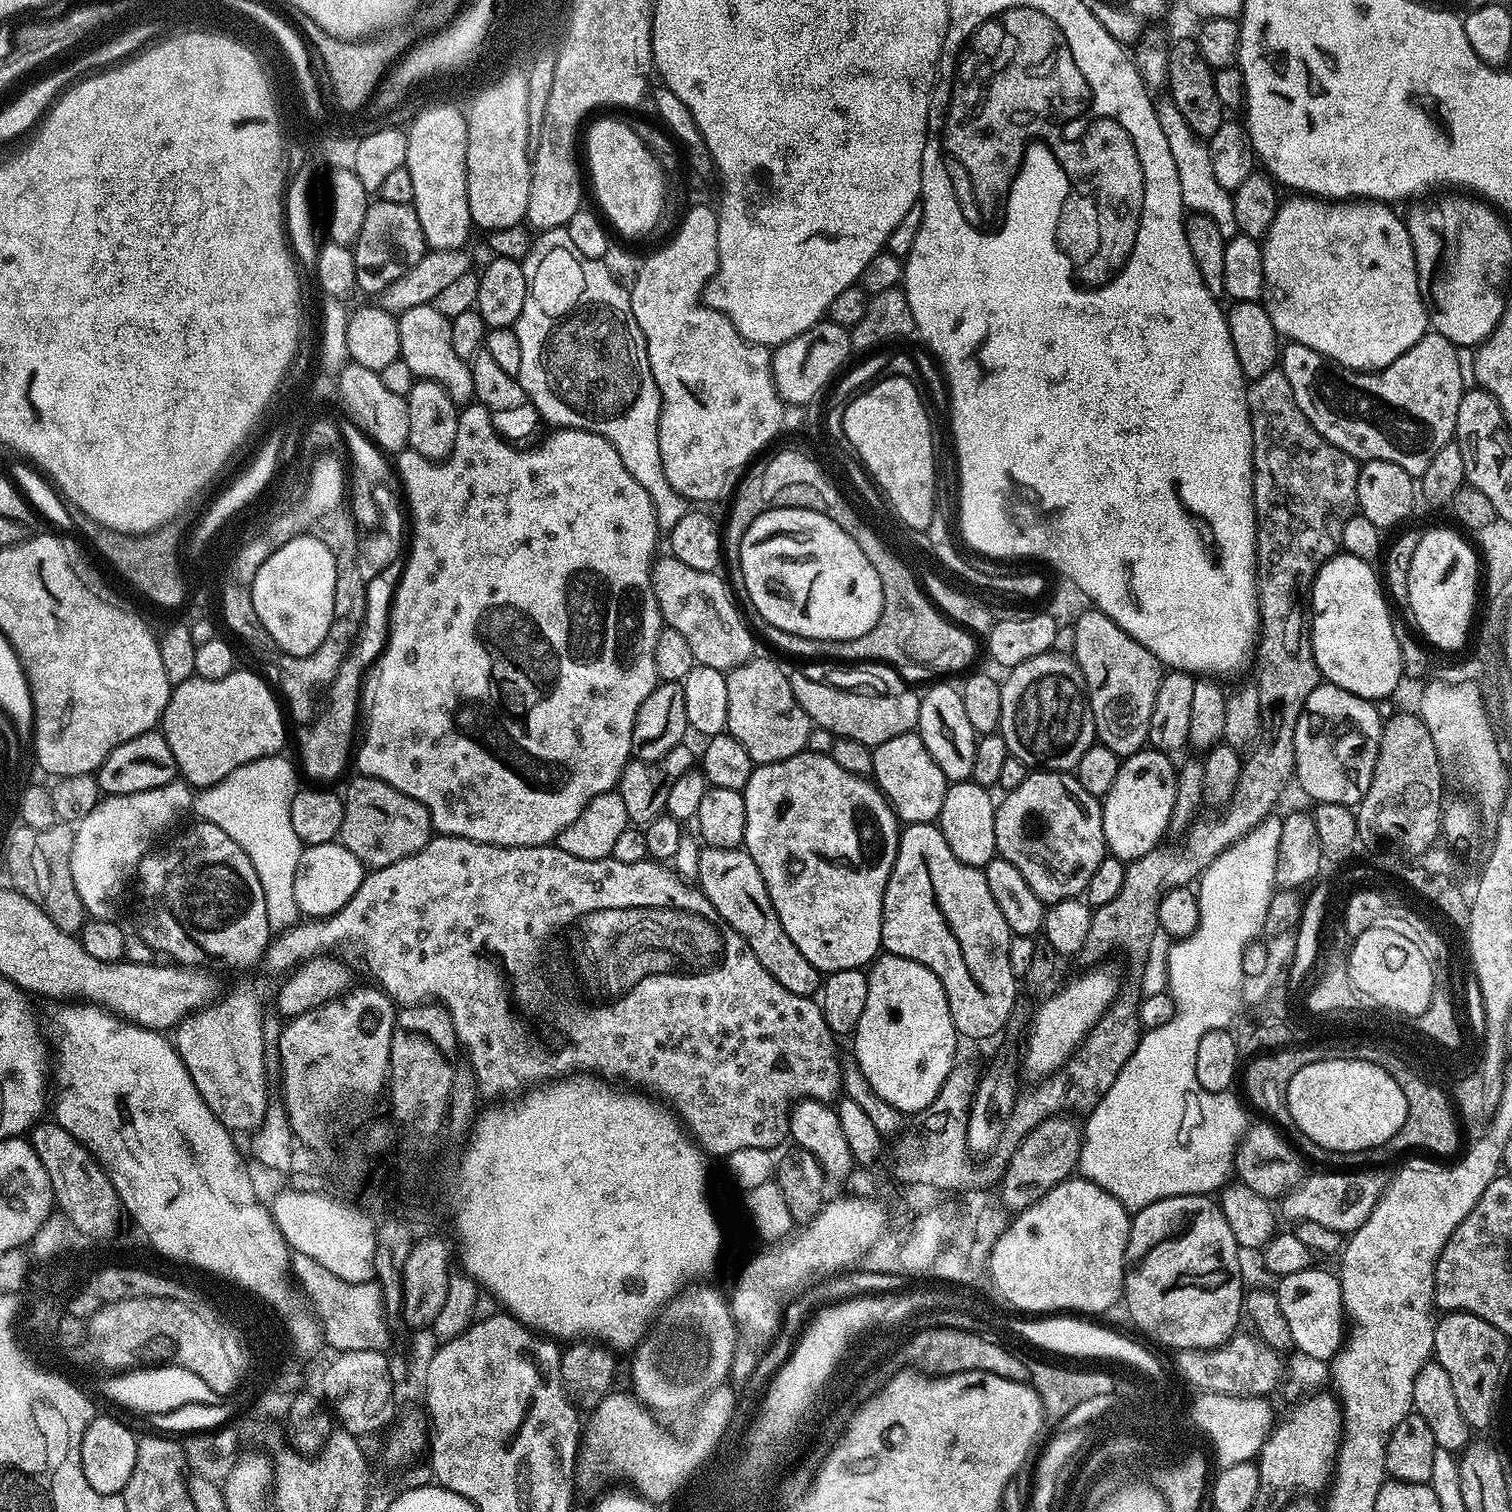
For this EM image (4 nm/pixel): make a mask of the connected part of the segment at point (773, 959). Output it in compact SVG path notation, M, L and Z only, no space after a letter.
M705 847L698 858L698 887L704 897L722 914L742 938L754 950L754 958L790 990L790 994L815 997L822 983L822 973L813 964L806 962L806 954L790 942L790 934L782 930L782 922L770 902L770 894L766 890L766 882L762 882L762 874L758 874L758 866L754 866L754 858L743 847L709 848Z

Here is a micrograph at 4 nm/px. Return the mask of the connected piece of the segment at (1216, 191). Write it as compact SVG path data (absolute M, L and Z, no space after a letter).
M1170 98L1157 99L1155 101L1158 126L1162 126L1162 134L1166 134L1166 143L1170 145L1170 155L1174 158L1178 170L1178 186L1182 190L1182 202L1185 209L1192 212L1201 212L1204 216L1214 218L1218 230L1222 230L1225 238L1237 235L1237 227L1234 218L1233 193L1228 192L1214 178L1214 166L1210 166L1210 154L1207 143L1197 137L1191 126L1182 118L1182 110L1174 106Z

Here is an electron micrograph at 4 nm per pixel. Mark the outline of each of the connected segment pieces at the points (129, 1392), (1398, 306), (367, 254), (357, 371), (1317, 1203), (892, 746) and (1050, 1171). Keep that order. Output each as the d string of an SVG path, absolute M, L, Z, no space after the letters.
M176 1362L130 1369L111 1375L102 1383L104 1383L102 1390L108 1399L132 1412L144 1414L144 1416L168 1413L185 1404L218 1404L222 1401L218 1392L211 1389L202 1378L198 1377L198 1374L186 1370Z
M1307 194L1293 195L1293 200L1286 199L1279 205L1276 216L1268 228L1267 235L1263 237L1264 250L1264 294L1266 307L1270 318L1274 322L1277 333L1285 341L1302 346L1310 346L1310 350L1318 350L1327 360L1340 364L1343 368L1355 368L1358 372L1375 372L1390 366L1414 342L1423 338L1424 333L1430 328L1430 309L1426 303L1425 293L1420 286L1416 259L1414 258L1414 246L1410 242L1407 223L1400 220L1391 212L1387 203L1367 198L1349 198L1346 200L1329 200L1317 198Z
M381 199L369 203L362 230L352 248L357 289L361 293L379 294L386 290L386 286L390 286L390 282L394 282L394 278L402 278L410 266L418 266L425 251L422 222L418 222L418 214L411 204Z
M347 363L344 369L337 375L339 380L339 394L347 417L359 427L378 446L378 448L390 454L396 454L407 447L409 438L409 408L405 397L391 393L383 386L379 373L367 370L364 366Z
M1330 1170L1328 1174L1312 1173L1296 1191L1283 1199L1281 1211L1293 1220L1310 1220L1341 1234L1351 1234L1365 1224L1387 1188L1388 1176L1382 1170Z
M915 732L898 734L886 742L872 748L871 779L877 788L884 793L896 813L897 821L909 824L931 824L939 821L942 810L942 798L946 798L949 780L938 770L938 762L930 758L930 750Z
M1066 1116L1050 1117L1023 1135L1003 1176L1002 1173L1000 1176L998 1187L1002 1200L1000 1204L1004 1210L1012 1214L1023 1212L1075 1171L1079 1165L1082 1136L1079 1127L1075 1127L1069 1120Z

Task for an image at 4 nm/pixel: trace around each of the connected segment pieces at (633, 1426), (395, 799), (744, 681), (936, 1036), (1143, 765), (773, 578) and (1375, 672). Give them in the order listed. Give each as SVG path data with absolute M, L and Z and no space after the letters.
M610 1391L587 1417L576 1457L575 1483L579 1491L588 1492L607 1480L625 1480L645 1500L663 1505L685 1483L681 1464L686 1453L659 1432L655 1415L635 1395L625 1392Z
M357 775L343 793L344 813L338 837L351 854L361 860L365 869L390 866L402 862L410 854L422 850L434 835L432 819L422 802L394 790L381 780Z
M757 655L739 664L727 673L726 706L728 707L727 731L750 754L753 765L782 762L808 747L812 719L798 706L794 690L790 690L788 672L780 669L772 660Z
M877 955L867 969L867 974L866 1010L862 1010L862 1018L858 1018L854 1033L855 1062L878 1098L890 1102L890 1106L899 1112L919 1114L934 1102L958 1056L958 1033L950 1018L950 1002L946 998L946 990L929 968L901 956Z
M1148 746L1132 756L1123 757L1118 778L1114 778L1114 786L1102 798L1102 826L1104 827L1104 842L1107 851L1119 860L1131 862L1150 854L1150 850L1161 847L1165 839L1170 814L1176 797L1176 778L1178 775L1177 765L1172 765L1173 757L1167 752L1158 752L1155 748Z
M771 508L770 511L761 512L754 518L753 525L744 528L742 534L744 537L739 537L738 543L741 546L741 570L745 576L746 599L752 603L753 610L761 616L759 619L763 623L778 626L778 630L786 630L790 634L818 638L819 640L853 640L862 638L862 634L866 634L874 628L883 612L882 578L878 578L878 570L872 565L870 558L866 558L866 554L862 554L858 542L854 542L854 538L850 538L850 534L844 529L843 524L831 521L823 510Z
M1347 554L1331 556L1320 567L1310 593L1310 631L1312 653L1321 677L1327 683L1342 690L1350 690L1350 694L1358 694L1364 700L1380 702L1383 696L1390 695L1399 684L1402 684L1404 671L1398 650L1398 638L1394 638L1394 616L1393 613L1388 613L1390 604L1386 599L1381 577L1377 569L1375 572L1372 568L1375 567L1369 561Z

